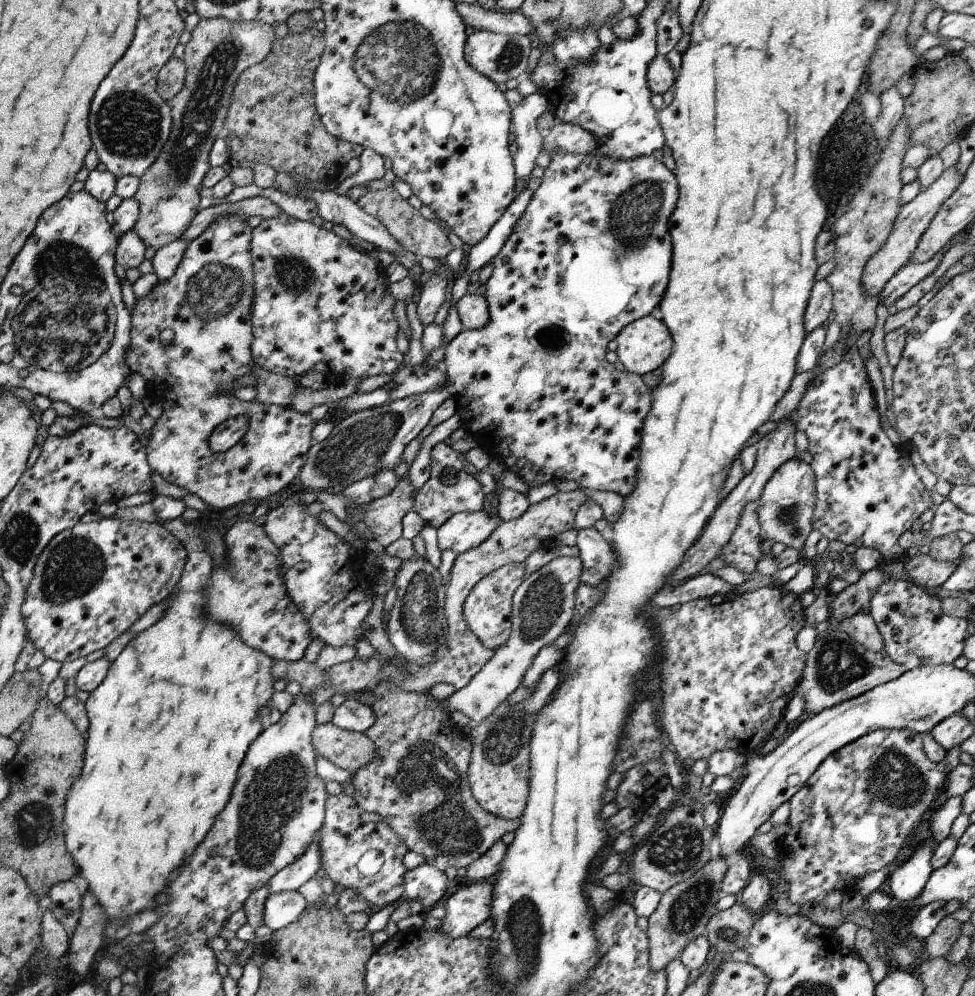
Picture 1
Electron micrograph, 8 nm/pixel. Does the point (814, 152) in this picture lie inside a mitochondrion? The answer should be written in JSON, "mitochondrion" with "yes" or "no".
{"mitochondrion":"yes"}

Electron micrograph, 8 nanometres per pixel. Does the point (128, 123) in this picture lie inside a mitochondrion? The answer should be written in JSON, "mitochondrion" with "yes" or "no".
{"mitochondrion":"yes"}

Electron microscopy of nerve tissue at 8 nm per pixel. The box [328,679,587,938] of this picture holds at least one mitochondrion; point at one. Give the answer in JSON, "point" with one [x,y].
{"point":[450,828]}

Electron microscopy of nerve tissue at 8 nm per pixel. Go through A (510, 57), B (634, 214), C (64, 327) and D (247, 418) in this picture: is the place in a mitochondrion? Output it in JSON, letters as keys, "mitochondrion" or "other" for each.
{"A":"mitochondrion","B":"mitochondrion","C":"mitochondrion","D":"other"}

